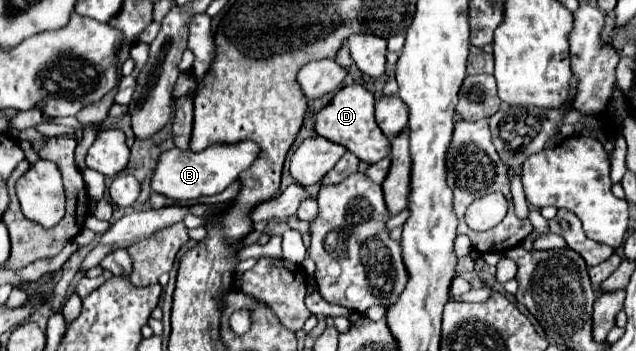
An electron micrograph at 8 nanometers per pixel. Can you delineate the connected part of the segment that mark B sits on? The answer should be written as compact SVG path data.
M250 141L240 143L216 143L208 149L194 153L194 151L182 151L178 147L172 147L170 151L164 151L158 159L158 165L152 173L152 191L162 193L166 197L178 199L178 201L190 201L198 197L210 197L220 191L224 191L230 183L238 179L242 171L246 171L252 161L258 157L258 145Z

